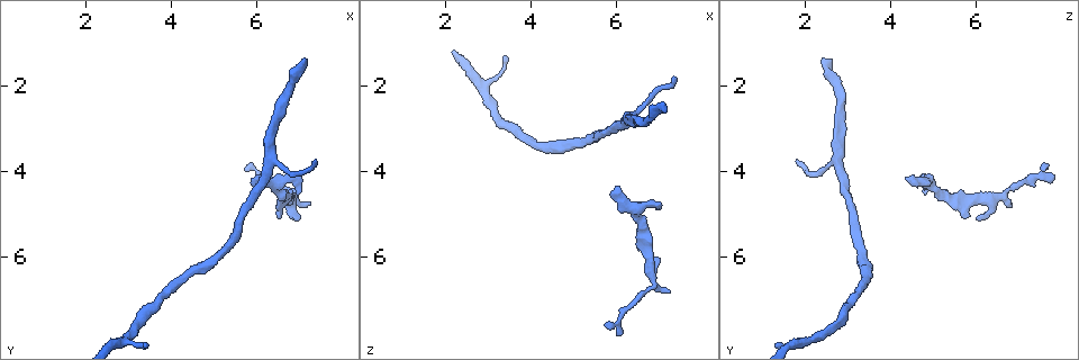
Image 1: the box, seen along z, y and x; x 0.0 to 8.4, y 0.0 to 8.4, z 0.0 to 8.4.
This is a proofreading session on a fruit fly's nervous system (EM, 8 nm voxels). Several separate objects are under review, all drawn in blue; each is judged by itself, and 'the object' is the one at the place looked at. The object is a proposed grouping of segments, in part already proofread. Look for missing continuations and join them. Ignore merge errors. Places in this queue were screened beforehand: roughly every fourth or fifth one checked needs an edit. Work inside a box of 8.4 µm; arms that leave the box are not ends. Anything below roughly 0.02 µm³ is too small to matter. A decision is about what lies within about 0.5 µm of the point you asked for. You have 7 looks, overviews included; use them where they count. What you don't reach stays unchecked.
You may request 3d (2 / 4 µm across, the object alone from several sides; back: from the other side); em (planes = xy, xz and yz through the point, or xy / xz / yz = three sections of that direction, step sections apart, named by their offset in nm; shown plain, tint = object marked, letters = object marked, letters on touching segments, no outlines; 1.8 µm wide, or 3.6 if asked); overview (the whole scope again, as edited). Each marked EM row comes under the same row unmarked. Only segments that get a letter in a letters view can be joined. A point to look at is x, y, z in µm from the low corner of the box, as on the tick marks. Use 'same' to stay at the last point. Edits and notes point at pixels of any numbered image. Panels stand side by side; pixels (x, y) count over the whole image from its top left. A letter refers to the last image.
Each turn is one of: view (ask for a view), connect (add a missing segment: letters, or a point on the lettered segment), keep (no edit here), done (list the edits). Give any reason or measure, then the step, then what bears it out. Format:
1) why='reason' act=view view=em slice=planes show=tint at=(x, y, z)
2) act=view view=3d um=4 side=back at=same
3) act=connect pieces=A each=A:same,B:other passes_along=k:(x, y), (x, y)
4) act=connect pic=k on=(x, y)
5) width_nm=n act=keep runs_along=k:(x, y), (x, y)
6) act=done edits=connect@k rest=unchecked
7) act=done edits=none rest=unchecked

why='tapers out' act=view view=em slice=planes show=tint at=(5.75, 3.95, 7.55)

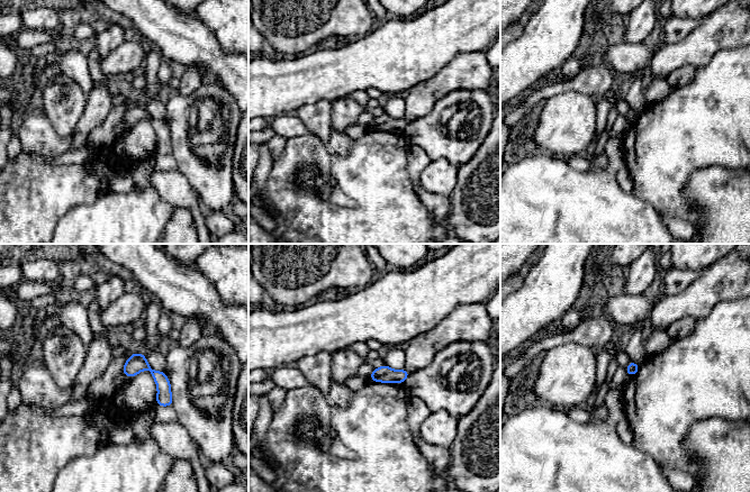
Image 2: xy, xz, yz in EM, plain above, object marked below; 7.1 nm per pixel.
act=view view=em slice=planes show=letters at=same

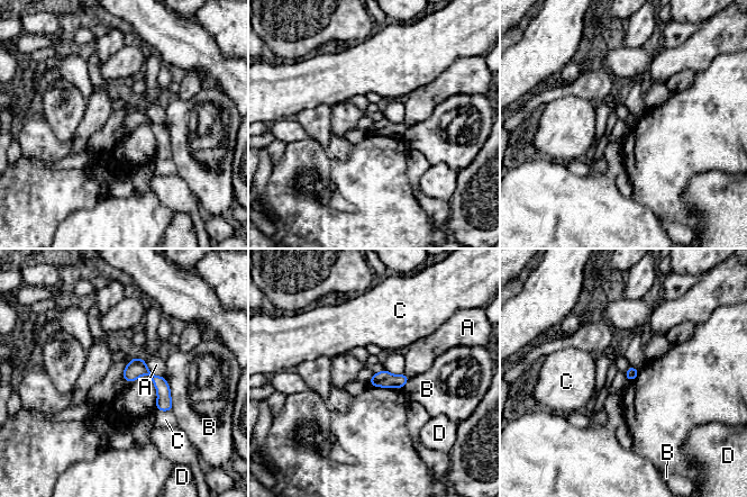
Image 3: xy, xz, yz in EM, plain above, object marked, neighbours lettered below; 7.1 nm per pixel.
width_nm=80 act=keep each=A:other,B:other,C:other,D:other border=3:(144, 359), (153, 373), (163, 377) found='none of them fits'

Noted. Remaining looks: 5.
why='free end' act=view view=3d um=2 side=back at=(7.30, 4.75, 6.75)

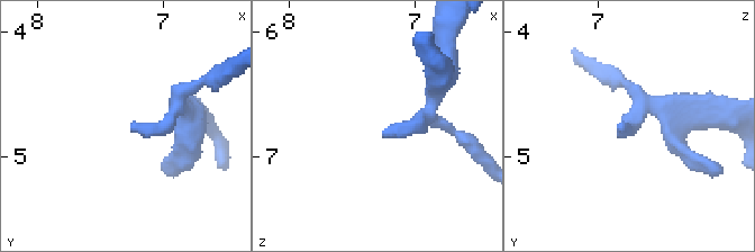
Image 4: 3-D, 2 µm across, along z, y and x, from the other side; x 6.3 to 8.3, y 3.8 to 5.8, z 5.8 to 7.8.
act=view view=em slice=planes show=letters at=(7.26, 4.78, 6.78)

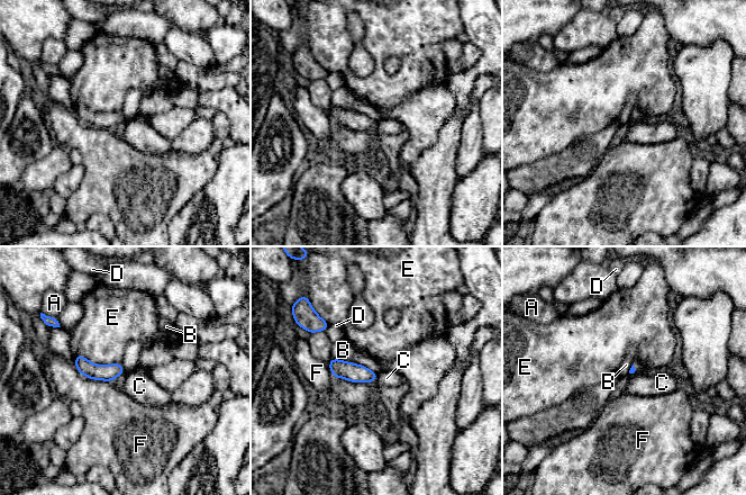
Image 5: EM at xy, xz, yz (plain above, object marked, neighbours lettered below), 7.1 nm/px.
act=keep each=A:other,B:other,C:other,D:other,E:other,F:other border=5:(331, 358), (361, 363), (376, 374) found='no lettered segment goes on from it'

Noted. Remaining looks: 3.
act=view view=3d um=2 at=(7.05, 4.55, 4.80)

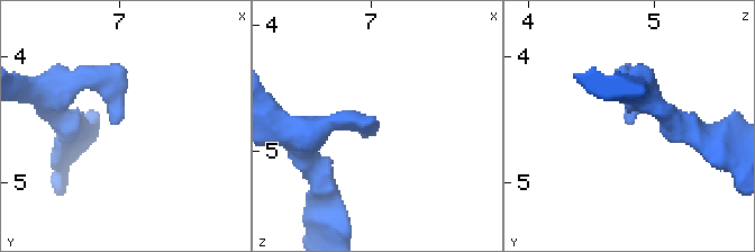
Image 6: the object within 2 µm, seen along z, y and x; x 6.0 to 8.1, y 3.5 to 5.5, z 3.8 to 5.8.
act=view view=em slice=planes show=tint at=(7.00, 4.56, 4.78)

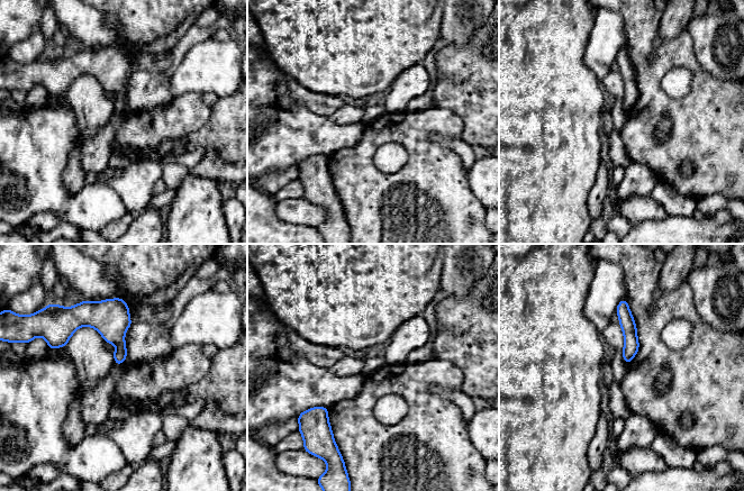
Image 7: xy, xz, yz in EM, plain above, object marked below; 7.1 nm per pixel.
act=view view=em slice=planes show=letters at=same

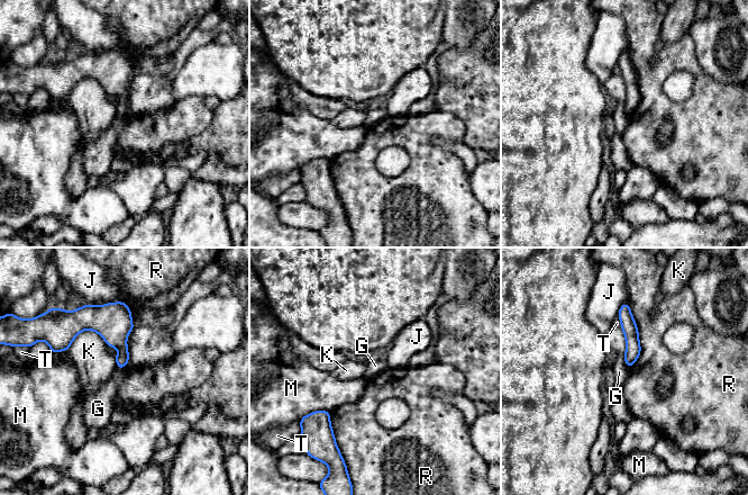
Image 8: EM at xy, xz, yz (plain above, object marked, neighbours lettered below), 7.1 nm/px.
act=keep each=G:other,J:other,K:other,M:other,R:other,T:other runs_along=8:(625, 306), (631, 333), (629, 363) found='no lettered segment goes on from it'

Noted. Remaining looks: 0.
act=done edits=none rest=unchecked

